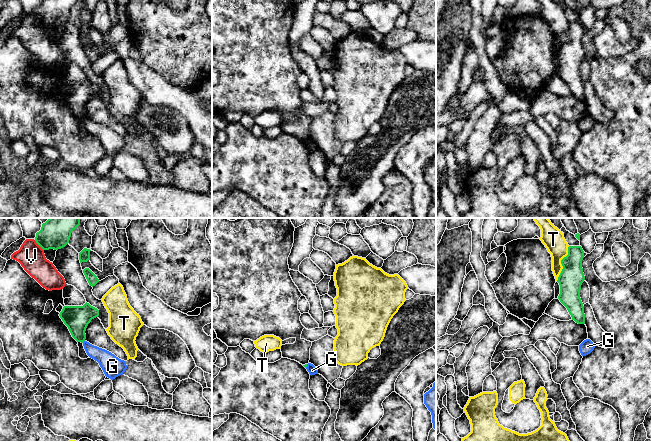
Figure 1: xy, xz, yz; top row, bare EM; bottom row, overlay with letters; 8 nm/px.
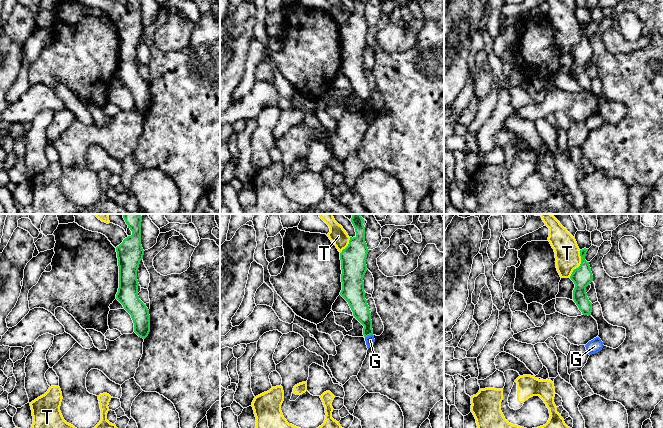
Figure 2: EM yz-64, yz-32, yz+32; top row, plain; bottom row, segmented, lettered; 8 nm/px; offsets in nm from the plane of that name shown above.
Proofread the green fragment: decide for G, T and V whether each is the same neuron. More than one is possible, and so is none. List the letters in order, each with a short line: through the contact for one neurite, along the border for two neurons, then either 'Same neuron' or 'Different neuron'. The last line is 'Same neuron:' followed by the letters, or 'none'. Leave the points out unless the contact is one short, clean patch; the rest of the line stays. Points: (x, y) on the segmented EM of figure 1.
G: Line: xy (84, 340), (82, 342). Different neuron
T: Line: yz (569, 246), (568, 253), (561, 260), (562, 270), (556, 280). Different neuron
V: Different neuron
Same neuron: none

